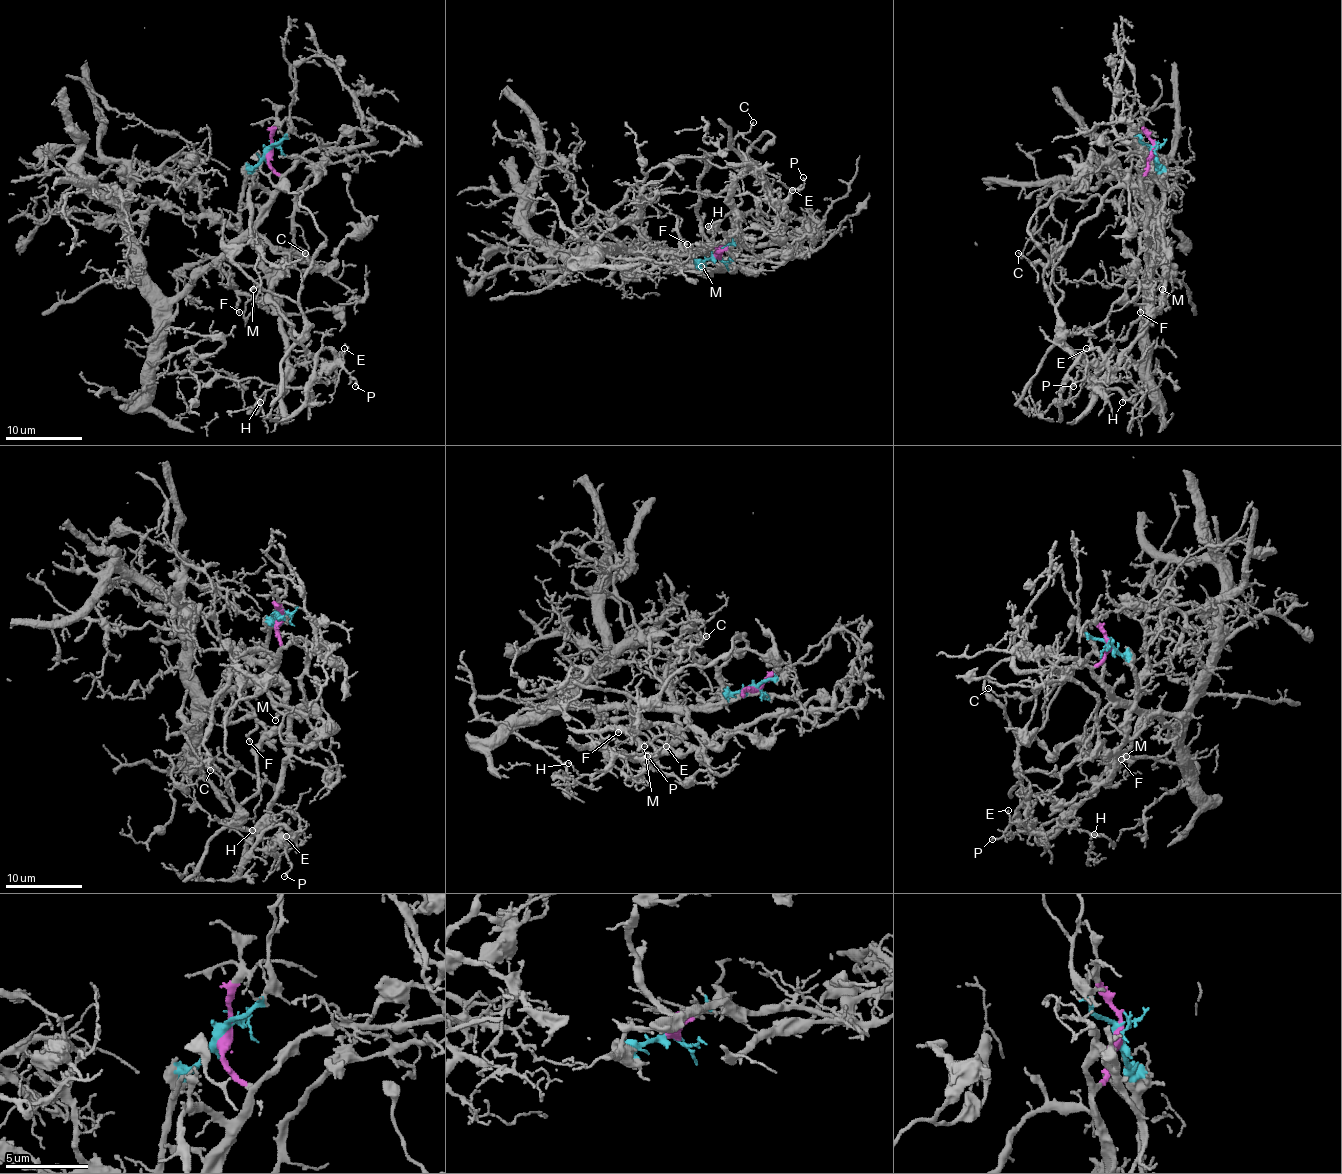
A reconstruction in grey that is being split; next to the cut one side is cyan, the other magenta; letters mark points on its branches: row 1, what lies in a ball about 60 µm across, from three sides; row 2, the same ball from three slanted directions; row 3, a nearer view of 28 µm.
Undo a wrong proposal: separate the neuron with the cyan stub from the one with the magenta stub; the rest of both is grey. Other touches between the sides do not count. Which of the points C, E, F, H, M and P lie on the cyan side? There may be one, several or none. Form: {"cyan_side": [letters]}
{"cyan_side": ["E", "H", "M", "P"]}

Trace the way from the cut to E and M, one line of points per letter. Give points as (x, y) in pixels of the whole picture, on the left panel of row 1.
E: (267, 152), (246, 182), (240, 232), (281, 316), (284, 387), (306, 387), (344, 360), (344, 349)
M: (267, 152), (252, 171), (240, 207), (240, 232), (260, 257), (260, 268), (265, 274), (254, 284), (254, 289)

